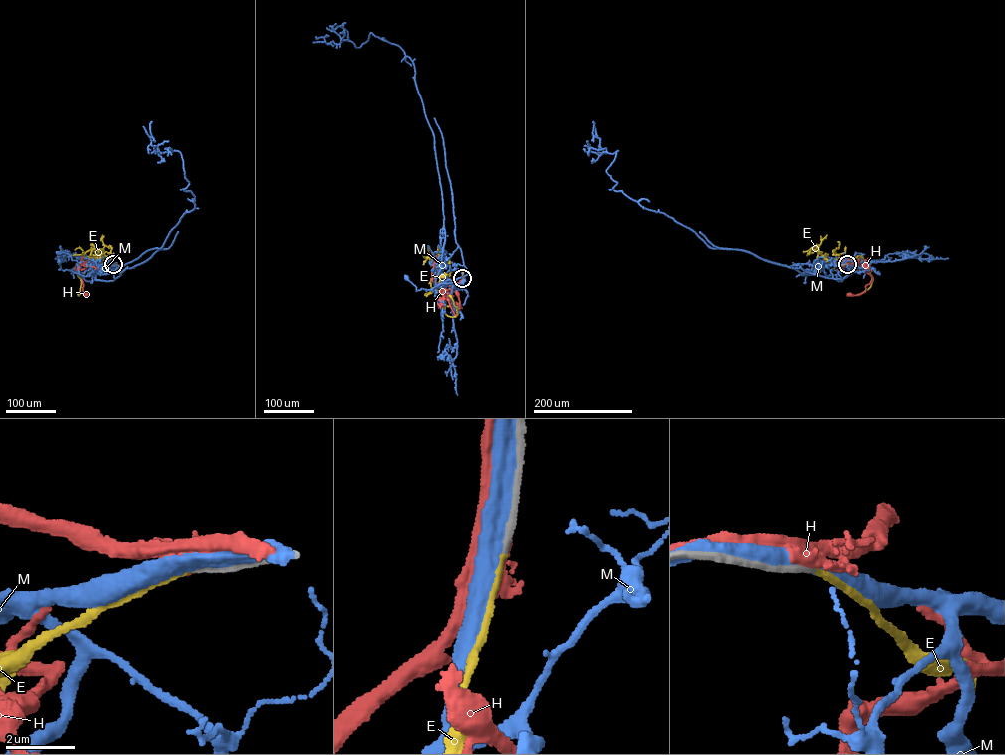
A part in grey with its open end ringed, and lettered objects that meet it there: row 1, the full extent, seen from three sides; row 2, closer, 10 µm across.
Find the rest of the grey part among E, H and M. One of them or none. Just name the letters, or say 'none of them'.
E

